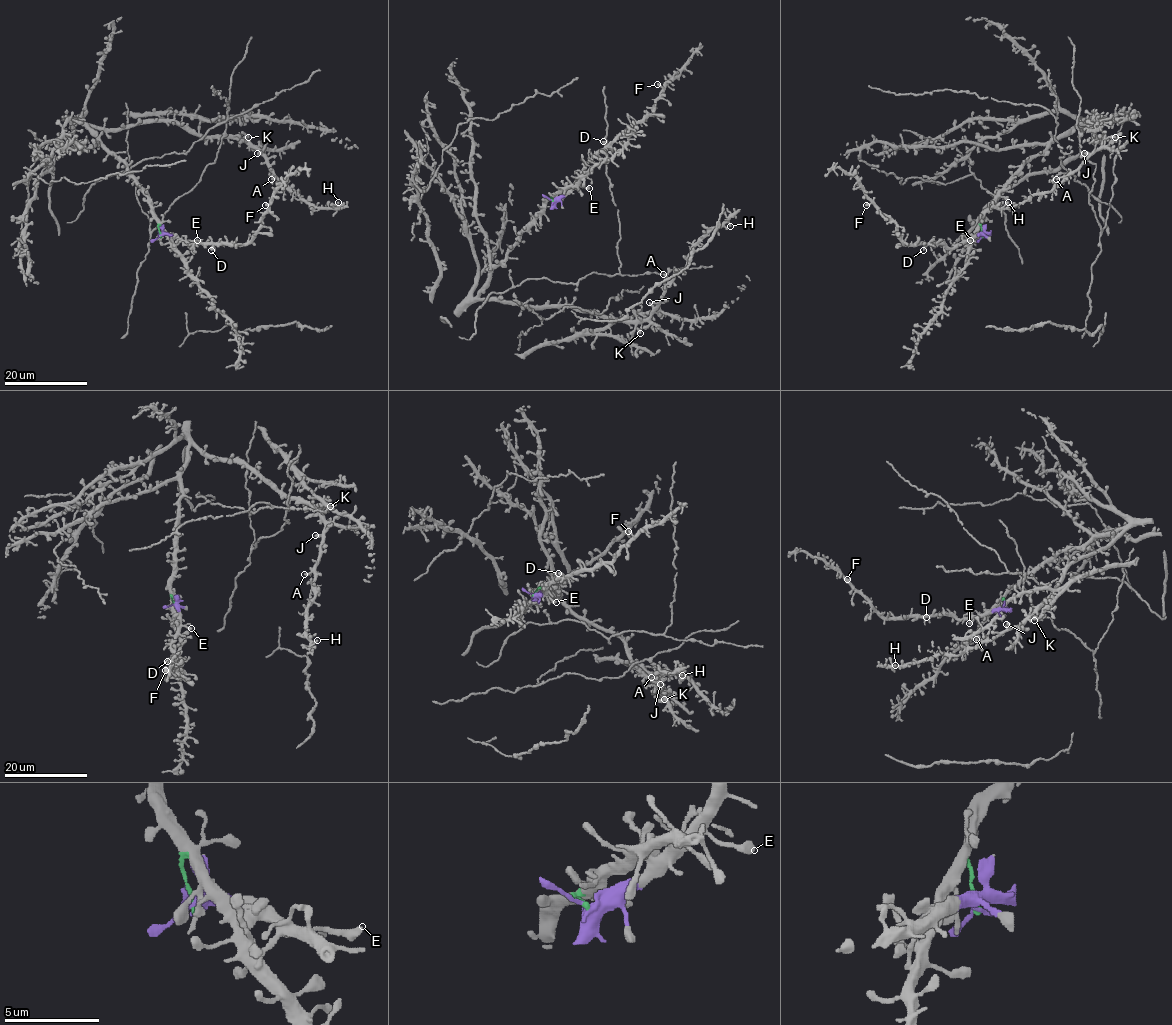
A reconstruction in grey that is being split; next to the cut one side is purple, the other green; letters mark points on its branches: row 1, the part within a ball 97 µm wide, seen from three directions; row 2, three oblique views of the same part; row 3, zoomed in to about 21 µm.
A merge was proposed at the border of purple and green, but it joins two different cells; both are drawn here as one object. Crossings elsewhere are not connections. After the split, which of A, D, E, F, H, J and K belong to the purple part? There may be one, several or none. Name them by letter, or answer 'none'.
D, E, F

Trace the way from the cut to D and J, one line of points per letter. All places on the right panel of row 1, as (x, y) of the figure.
D: (982, 235), (974, 235), (953, 248), (929, 244), (923, 250)
J: (982, 235), (980, 219), (1004, 184), (1052, 142), (1079, 126), (1084, 128), (1088, 121), (1103, 144), (1084, 153)

